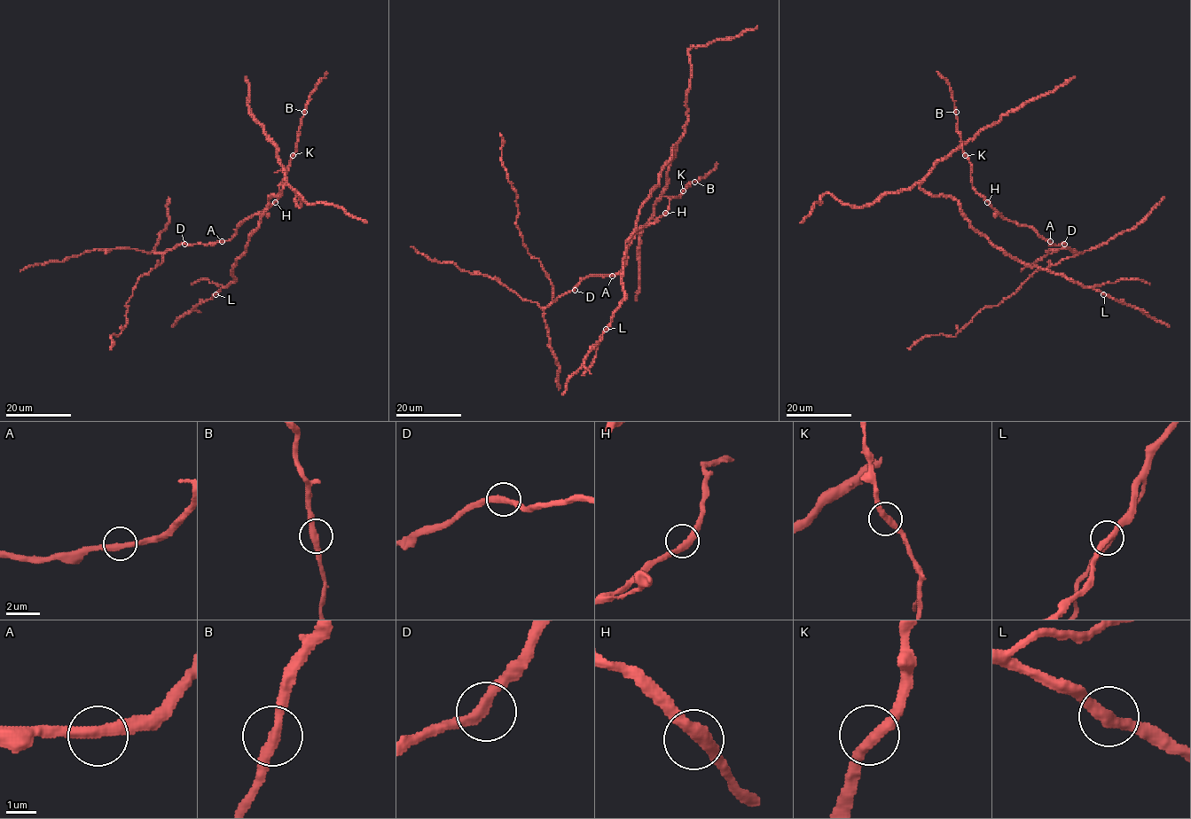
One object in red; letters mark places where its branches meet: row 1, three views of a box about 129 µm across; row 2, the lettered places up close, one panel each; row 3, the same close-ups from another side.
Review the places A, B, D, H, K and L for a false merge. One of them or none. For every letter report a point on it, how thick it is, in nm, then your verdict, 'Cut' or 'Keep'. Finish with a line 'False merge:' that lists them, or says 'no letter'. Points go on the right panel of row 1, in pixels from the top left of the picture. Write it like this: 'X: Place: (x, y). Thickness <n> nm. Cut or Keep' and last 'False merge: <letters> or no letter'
A: Place: (1050, 241). Thickness 360 nm. Keep
B: Place: (956, 112). Thickness 360 nm. Keep
D: Place: (1064, 244). Thickness 360 nm. Keep
H: Place: (987, 202). Thickness 360 nm. Keep
K: Place: (965, 155). Thickness 320 nm. Keep
L: Place: (1103, 294). Thickness 360 nm. Keep
False merge: no letter

